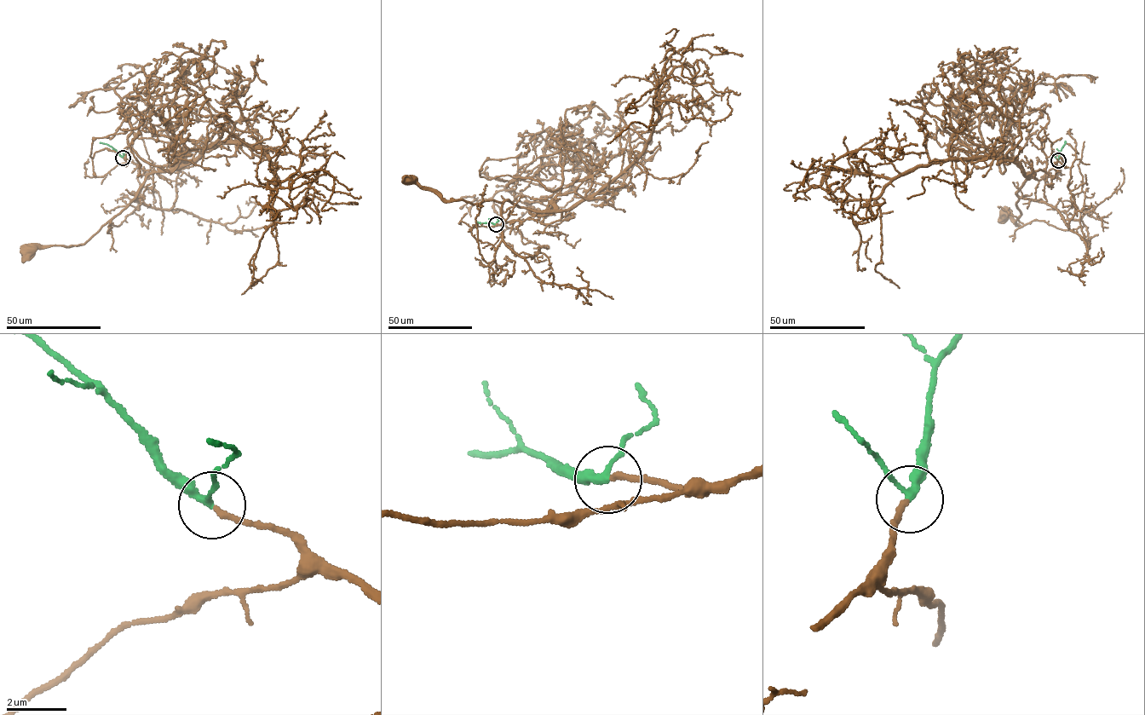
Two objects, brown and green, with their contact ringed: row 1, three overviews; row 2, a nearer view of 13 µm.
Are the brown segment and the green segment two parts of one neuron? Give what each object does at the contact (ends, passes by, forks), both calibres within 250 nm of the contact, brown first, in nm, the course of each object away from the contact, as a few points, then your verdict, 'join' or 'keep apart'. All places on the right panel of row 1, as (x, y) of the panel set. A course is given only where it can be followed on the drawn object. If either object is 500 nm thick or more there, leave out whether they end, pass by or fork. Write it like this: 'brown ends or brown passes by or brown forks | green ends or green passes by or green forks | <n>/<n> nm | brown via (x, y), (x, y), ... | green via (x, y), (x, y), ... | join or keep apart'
brown ends | green passes by | 190/200 nm | brown via (1058, 160), (1043, 178), (1029, 175), (1016, 193), (1021, 216), (1015, 221), (1018, 224), (1012, 214), (1006, 214) | green via (1058, 160), (1065, 141) | join

